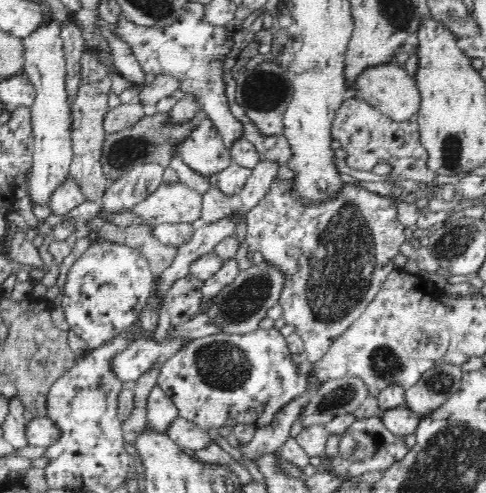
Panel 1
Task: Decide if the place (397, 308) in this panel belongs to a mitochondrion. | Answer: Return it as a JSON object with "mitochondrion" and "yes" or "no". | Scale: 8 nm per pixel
{"mitochondrion":"no"}

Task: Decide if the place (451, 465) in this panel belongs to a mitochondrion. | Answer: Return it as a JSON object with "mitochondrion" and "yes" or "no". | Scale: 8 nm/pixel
{"mitochondrion":"yes"}

